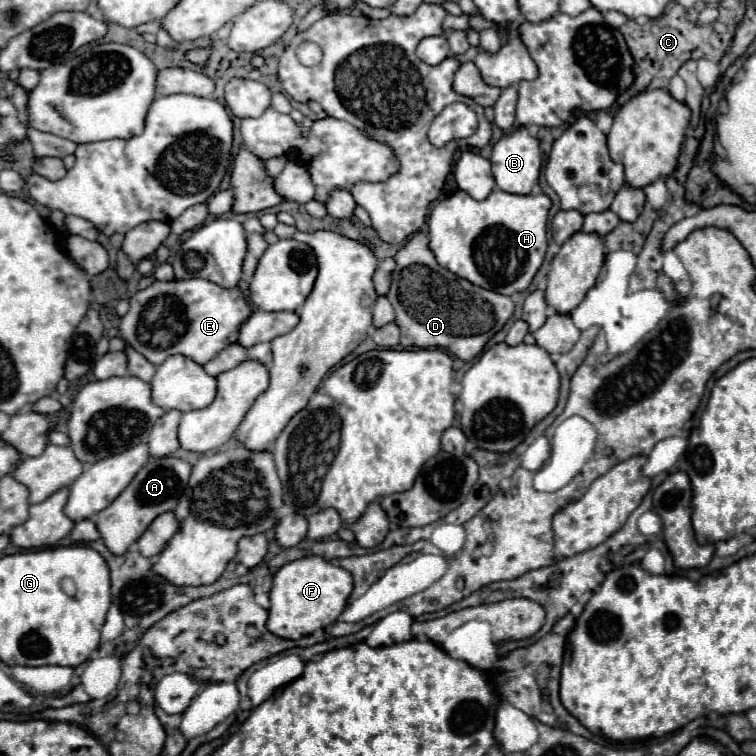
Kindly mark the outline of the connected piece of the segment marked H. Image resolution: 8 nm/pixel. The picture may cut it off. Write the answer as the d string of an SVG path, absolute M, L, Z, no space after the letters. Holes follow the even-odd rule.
M457 191L455 195L439 201L433 211L427 217L427 227L429 227L429 249L435 255L437 263L455 273L457 277L463 277L479 287L503 293L503 295L513 295L515 291L525 291L537 269L543 263L545 251L547 251L547 220L551 207L551 199L545 193L529 193L529 195L515 195L515 193L505 193L505 191L491 191L491 195L483 201L473 199L465 191ZM499 255L501 267L495 269L491 263L491 257Z

